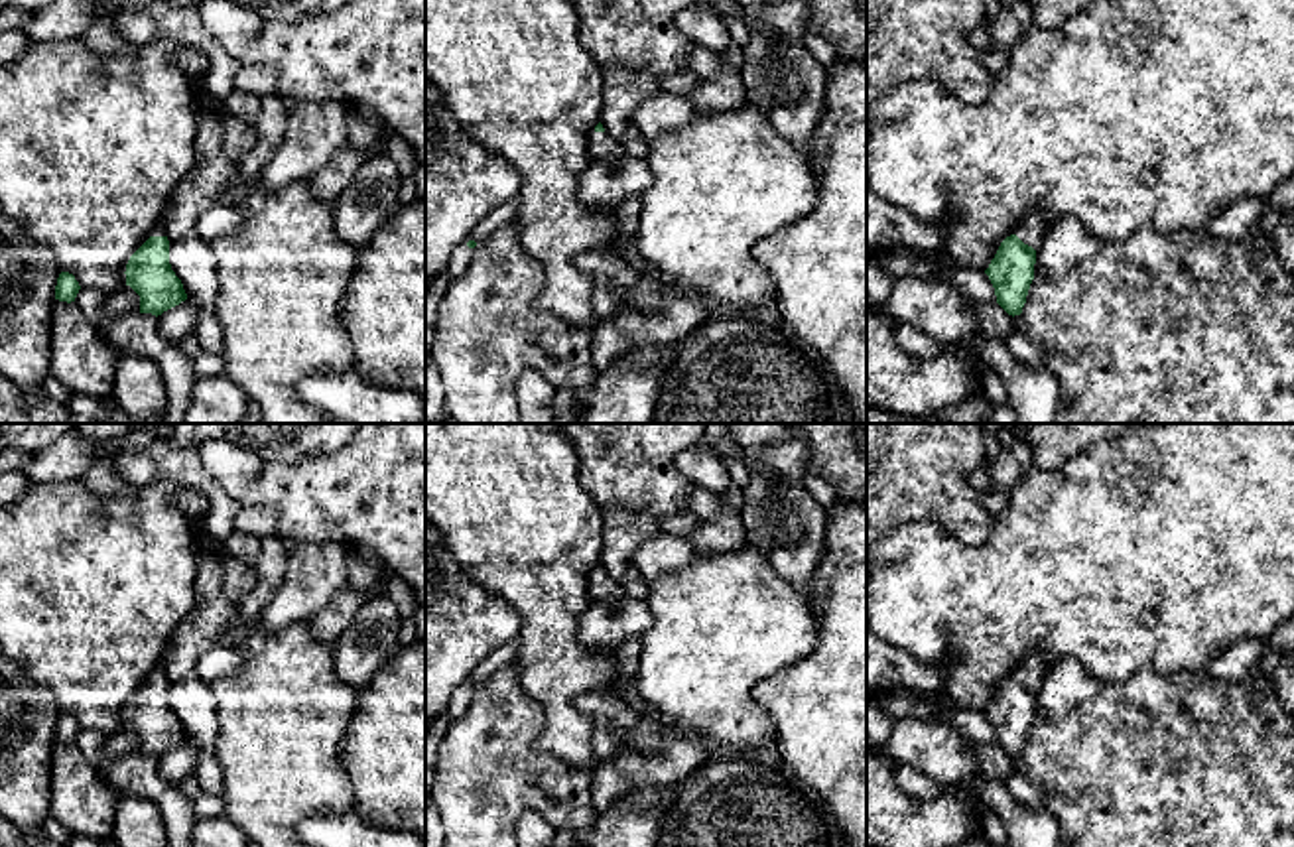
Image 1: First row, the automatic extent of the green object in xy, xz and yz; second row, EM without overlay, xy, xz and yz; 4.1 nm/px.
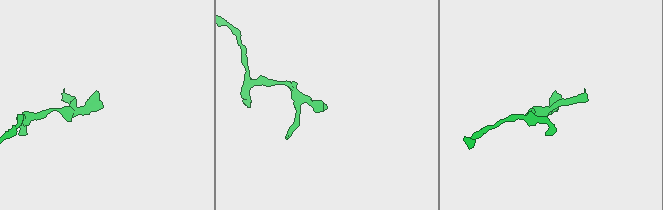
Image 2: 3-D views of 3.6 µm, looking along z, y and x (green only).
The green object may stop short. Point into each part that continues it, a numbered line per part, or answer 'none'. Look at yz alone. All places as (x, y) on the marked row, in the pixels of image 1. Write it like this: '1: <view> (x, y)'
1: yz (1033, 229)

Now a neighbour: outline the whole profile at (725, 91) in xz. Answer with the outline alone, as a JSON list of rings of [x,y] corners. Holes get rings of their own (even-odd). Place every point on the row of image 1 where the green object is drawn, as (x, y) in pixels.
[[[729,63],[715,77],[701,79],[687,98],[703,114],[731,112],[748,102],[744,81]]]

